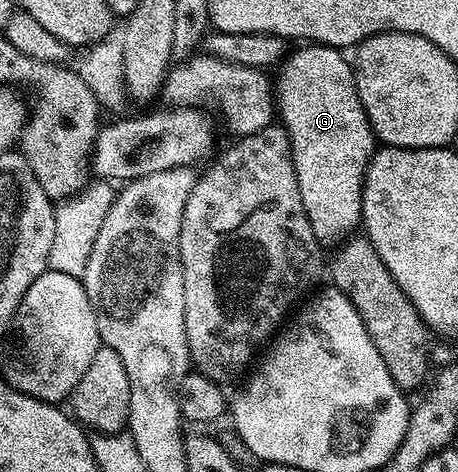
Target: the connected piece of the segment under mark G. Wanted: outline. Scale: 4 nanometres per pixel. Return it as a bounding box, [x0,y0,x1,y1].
[274,43,378,247]

